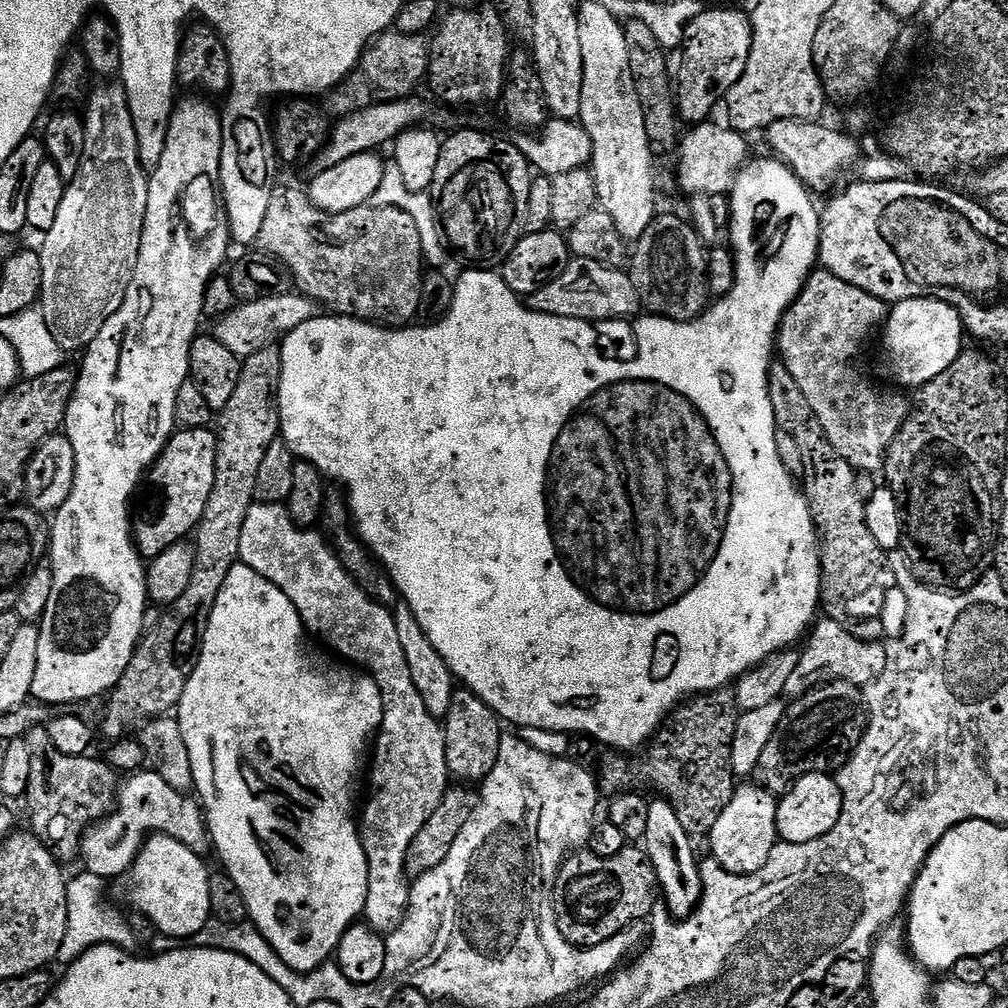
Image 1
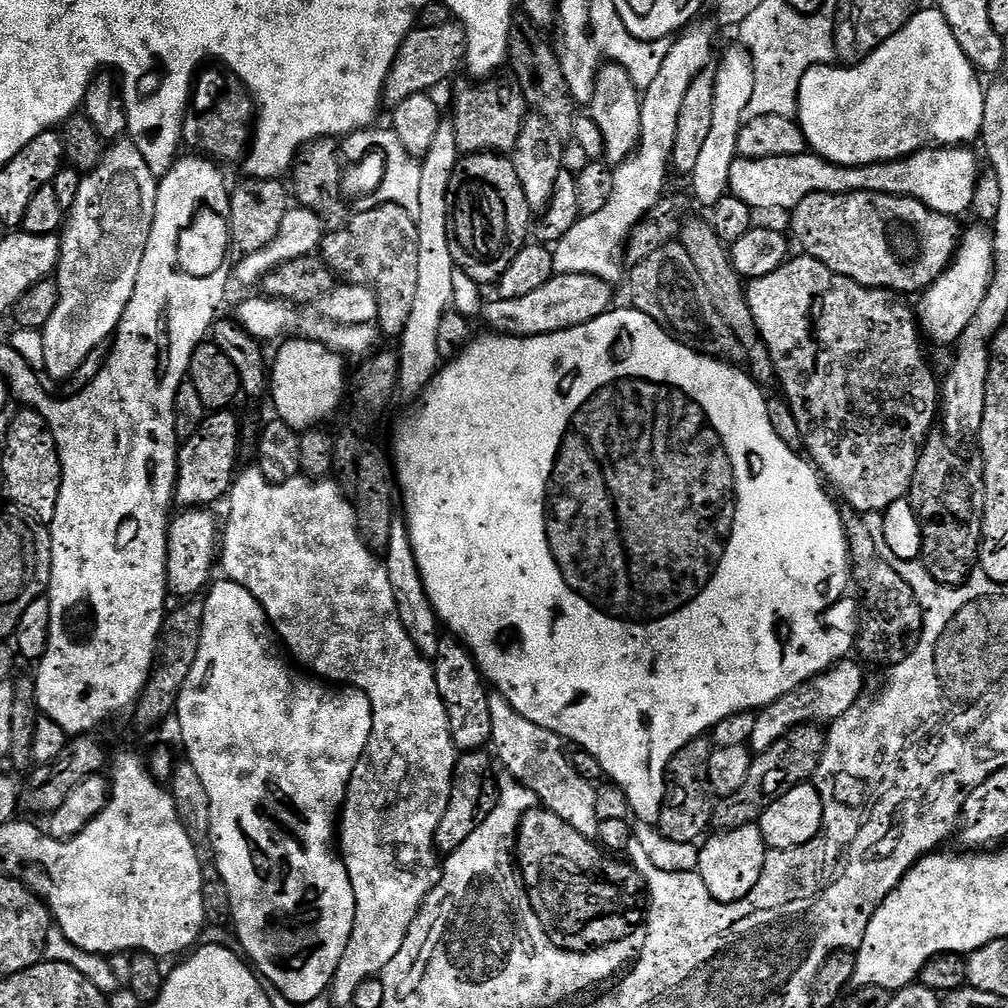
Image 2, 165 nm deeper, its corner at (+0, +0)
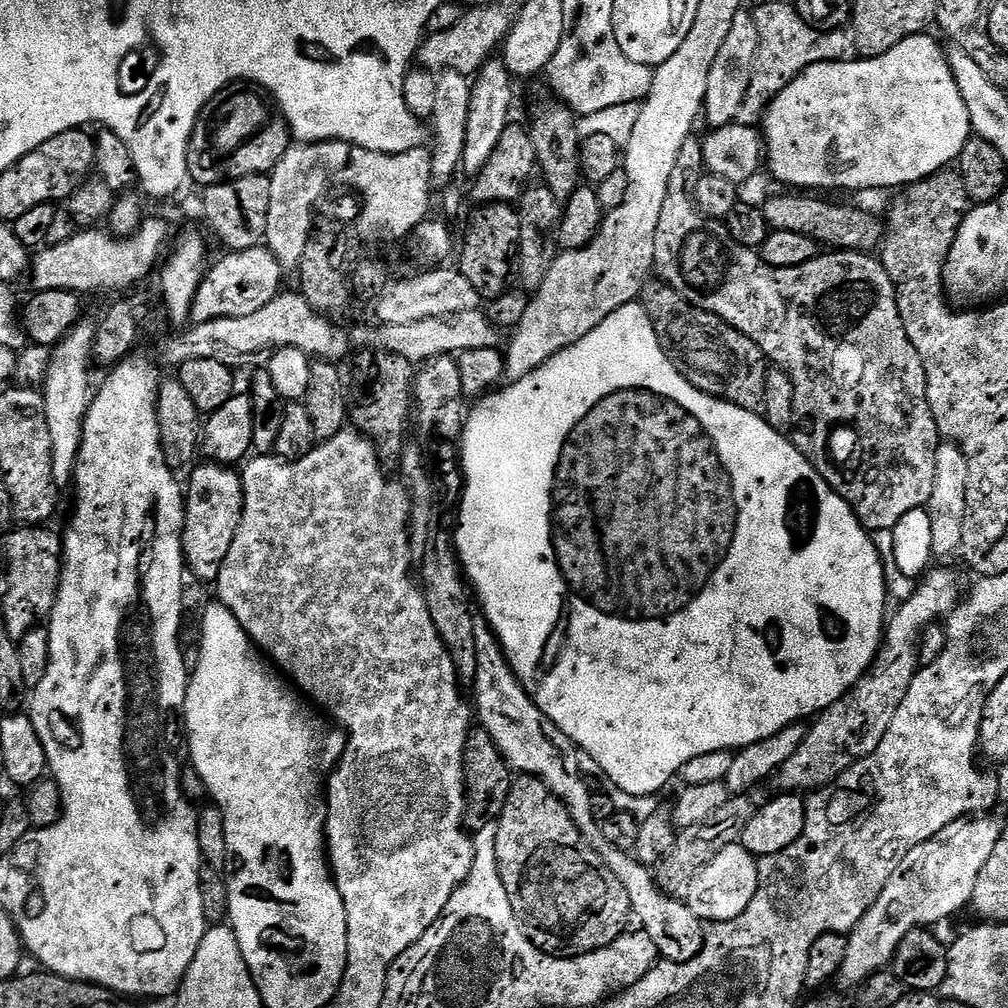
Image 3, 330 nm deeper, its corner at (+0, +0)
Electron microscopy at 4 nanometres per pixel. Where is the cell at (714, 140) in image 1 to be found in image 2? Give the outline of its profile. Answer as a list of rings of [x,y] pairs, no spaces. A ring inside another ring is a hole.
[[[968,146],[921,148],[919,152],[903,156],[900,160],[883,160],[866,166],[831,164],[815,154],[757,160],[737,158],[730,167],[729,189],[731,195],[742,198],[742,202],[754,210],[791,210],[810,194],[841,196],[855,192],[873,192],[887,196],[909,196],[938,214],[960,218],[963,217],[963,212],[971,213],[976,181],[982,175],[982,167],[980,168],[972,150]]]

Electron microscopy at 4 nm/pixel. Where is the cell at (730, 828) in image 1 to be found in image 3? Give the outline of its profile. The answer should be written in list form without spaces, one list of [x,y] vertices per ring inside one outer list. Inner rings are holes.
[[[737,842],[726,846],[726,850],[710,858],[702,874],[698,874],[694,882],[690,882],[686,893],[686,903],[690,906],[690,910],[694,910],[698,919],[708,924],[730,922],[741,916],[746,906],[750,906],[759,885],[757,857],[747,852],[744,845]]]

